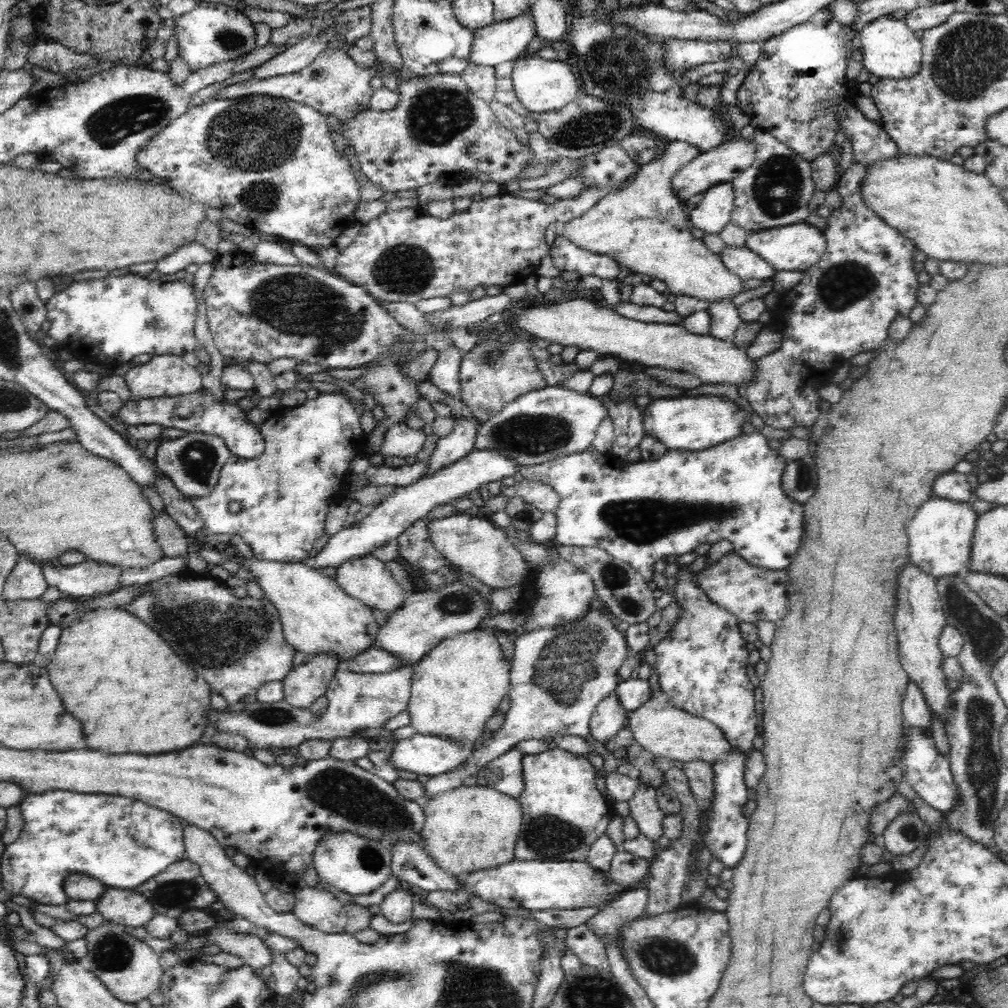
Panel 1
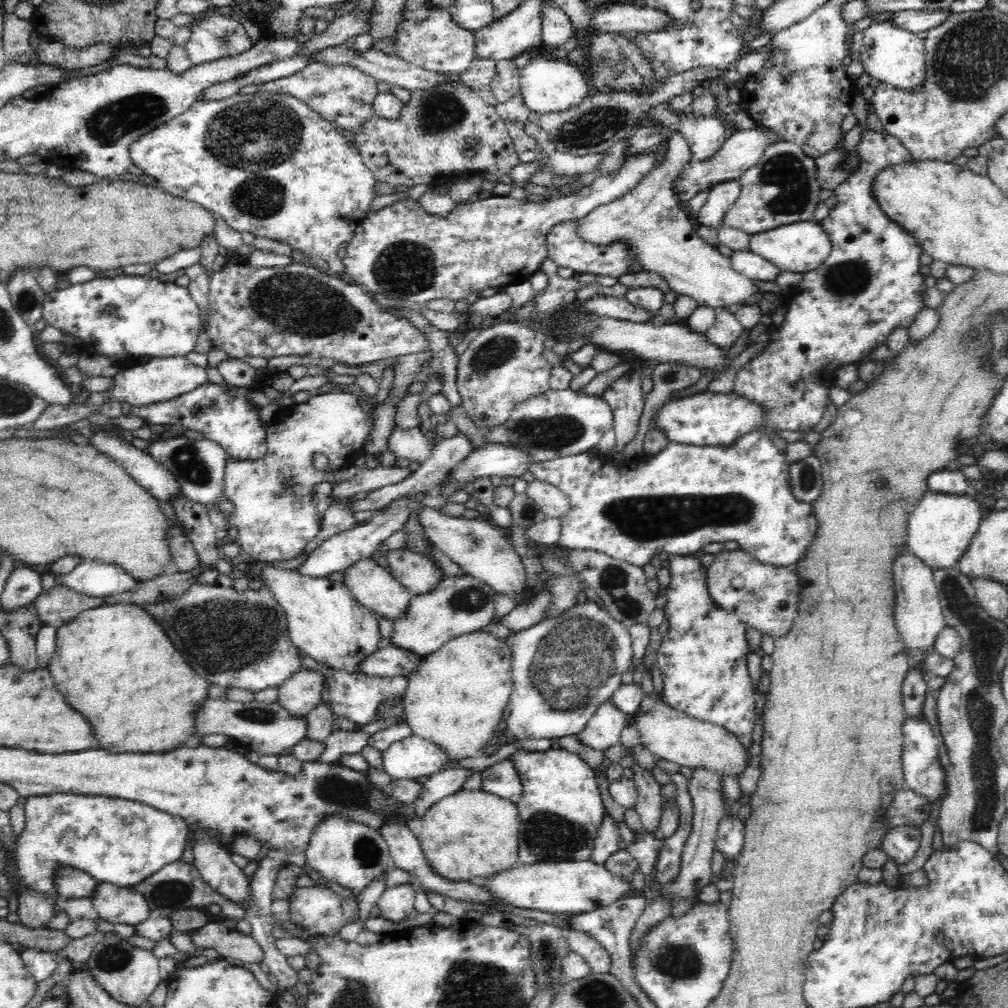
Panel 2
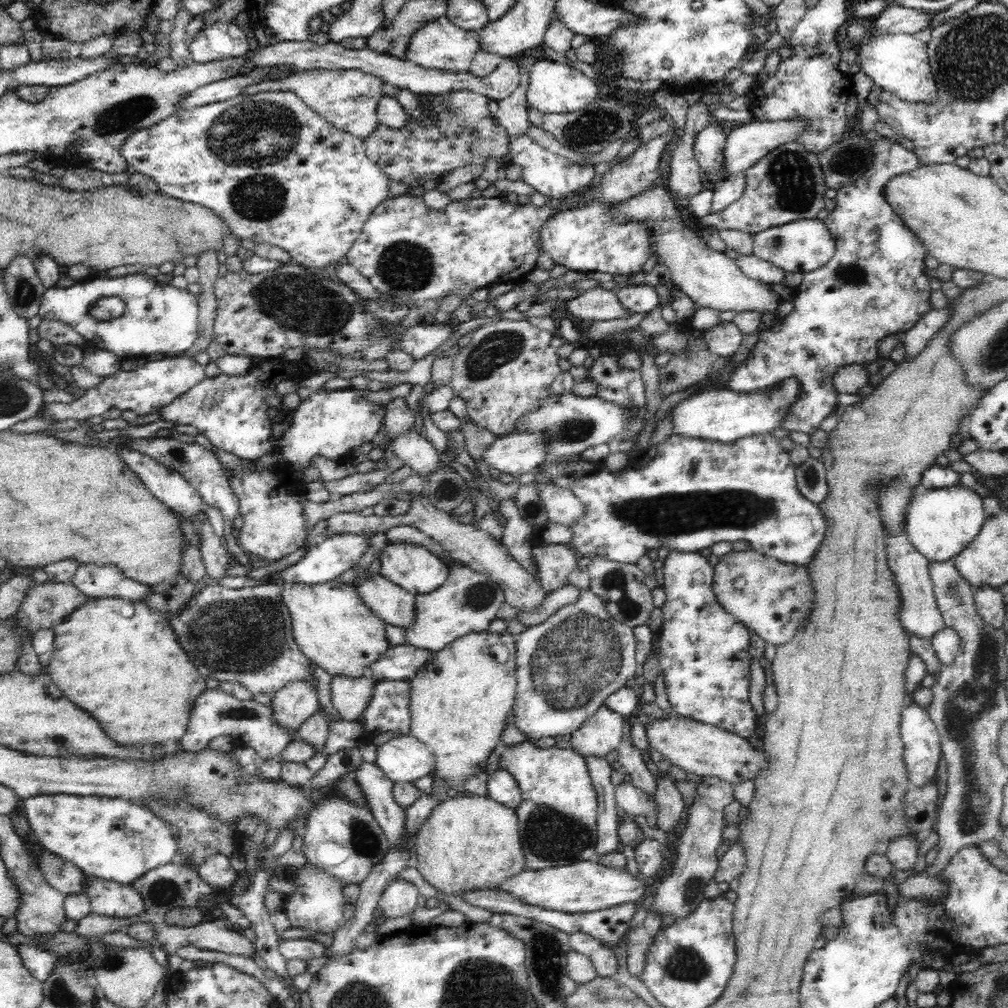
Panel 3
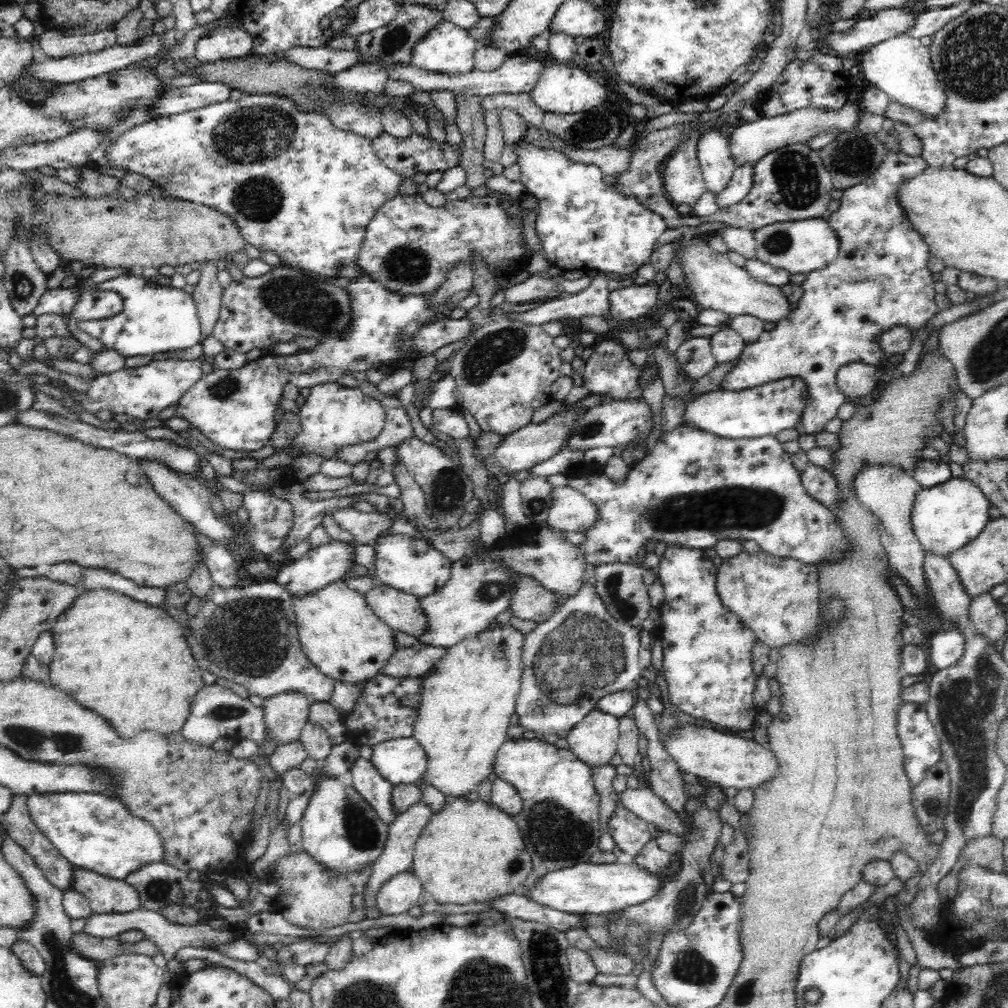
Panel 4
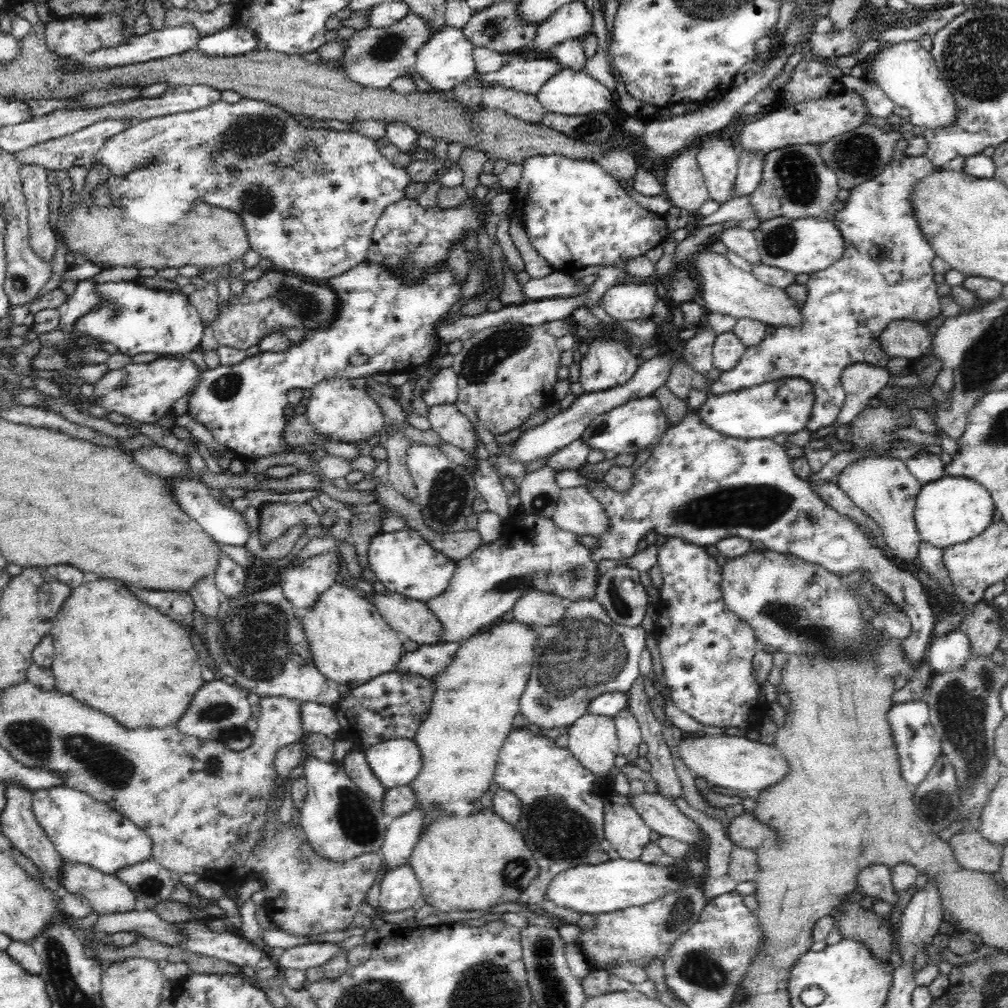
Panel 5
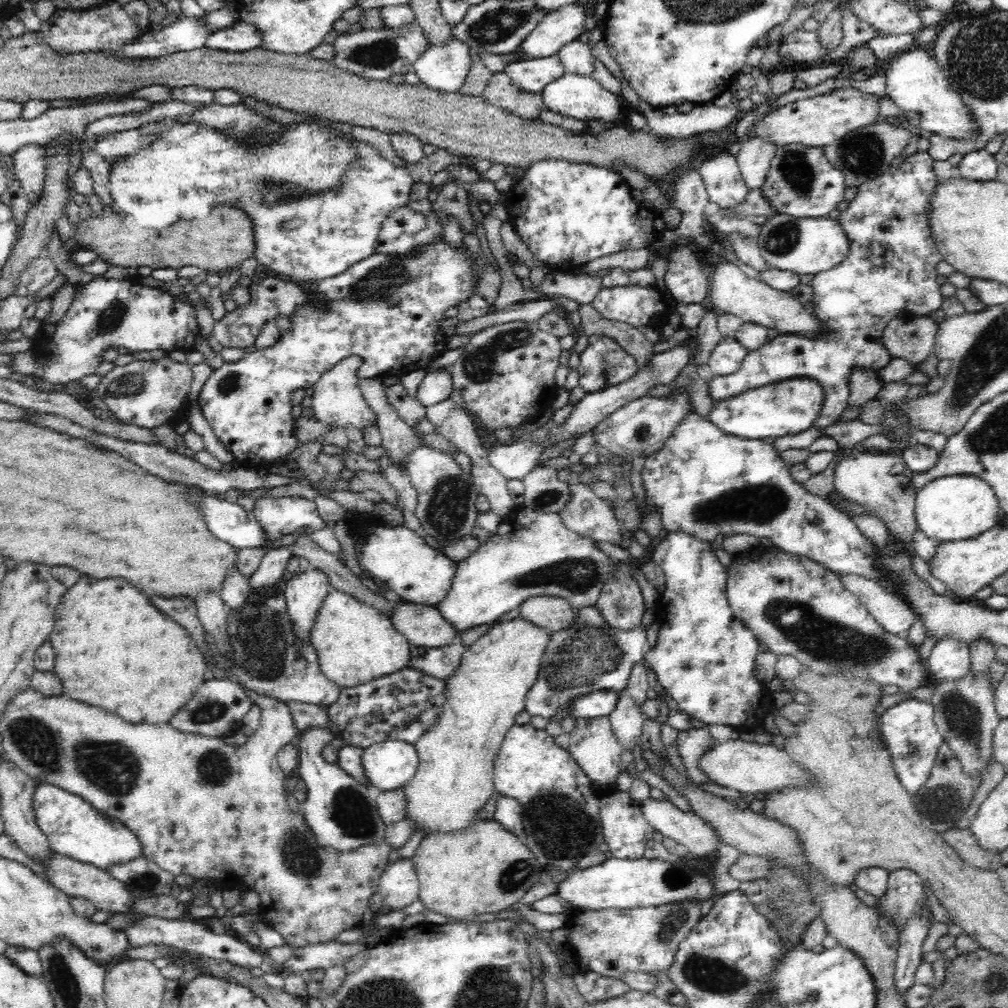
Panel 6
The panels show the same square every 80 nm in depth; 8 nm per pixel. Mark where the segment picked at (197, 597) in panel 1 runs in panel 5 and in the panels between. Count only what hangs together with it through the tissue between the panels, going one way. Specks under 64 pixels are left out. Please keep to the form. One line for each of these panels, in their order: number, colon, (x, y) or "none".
2: (233, 639)
3: (244, 635)
4: (248, 634)
5: (257, 641)

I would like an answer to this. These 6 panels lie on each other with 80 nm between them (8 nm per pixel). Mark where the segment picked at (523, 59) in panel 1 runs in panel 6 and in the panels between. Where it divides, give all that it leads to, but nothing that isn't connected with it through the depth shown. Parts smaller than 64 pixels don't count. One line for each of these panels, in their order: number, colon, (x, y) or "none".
2: (546, 85)
3: (554, 87)
4: (561, 88)
5: (568, 92)
6: (577, 96)

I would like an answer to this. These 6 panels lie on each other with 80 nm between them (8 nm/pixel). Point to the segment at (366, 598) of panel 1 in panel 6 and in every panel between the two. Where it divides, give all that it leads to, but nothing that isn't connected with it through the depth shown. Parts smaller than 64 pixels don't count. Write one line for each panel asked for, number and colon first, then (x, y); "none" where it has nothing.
2: (373, 586)
3: (393, 605)
4: (400, 611)
5: (411, 618)
6: (422, 625)

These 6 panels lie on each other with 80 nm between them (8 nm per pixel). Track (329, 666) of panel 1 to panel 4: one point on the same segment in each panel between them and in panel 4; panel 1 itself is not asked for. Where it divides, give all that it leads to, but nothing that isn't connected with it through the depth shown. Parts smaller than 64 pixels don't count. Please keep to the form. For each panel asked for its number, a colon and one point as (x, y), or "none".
2: (300, 692)
3: (297, 701)
4: (286, 713)

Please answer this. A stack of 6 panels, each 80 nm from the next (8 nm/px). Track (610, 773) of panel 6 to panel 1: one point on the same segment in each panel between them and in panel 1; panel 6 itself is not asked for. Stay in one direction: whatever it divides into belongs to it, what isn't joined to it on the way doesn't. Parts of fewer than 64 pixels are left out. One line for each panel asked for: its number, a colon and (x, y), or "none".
1: (609, 717)
2: (603, 729)
3: (601, 733)
4: (594, 740)
5: (592, 739)

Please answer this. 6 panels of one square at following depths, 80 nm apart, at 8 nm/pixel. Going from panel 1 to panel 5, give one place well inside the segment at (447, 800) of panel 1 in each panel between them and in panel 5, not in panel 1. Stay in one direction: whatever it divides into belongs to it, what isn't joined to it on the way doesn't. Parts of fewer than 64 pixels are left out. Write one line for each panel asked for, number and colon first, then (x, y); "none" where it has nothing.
2: (471, 834)
3: (469, 843)
4: (476, 855)
5: (473, 863)

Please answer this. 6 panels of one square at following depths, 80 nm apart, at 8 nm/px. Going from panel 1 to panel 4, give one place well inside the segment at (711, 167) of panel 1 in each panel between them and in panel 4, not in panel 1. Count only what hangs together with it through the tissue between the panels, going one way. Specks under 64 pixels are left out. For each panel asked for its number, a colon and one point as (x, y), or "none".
2: (741, 151)
3: (749, 142)
4: (750, 141)

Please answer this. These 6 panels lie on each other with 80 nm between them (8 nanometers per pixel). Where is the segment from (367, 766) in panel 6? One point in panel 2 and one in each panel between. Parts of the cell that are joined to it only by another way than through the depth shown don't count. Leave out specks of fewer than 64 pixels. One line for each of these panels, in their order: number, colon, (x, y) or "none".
2: (415, 758)
3: (403, 759)
4: (401, 760)
5: (396, 762)

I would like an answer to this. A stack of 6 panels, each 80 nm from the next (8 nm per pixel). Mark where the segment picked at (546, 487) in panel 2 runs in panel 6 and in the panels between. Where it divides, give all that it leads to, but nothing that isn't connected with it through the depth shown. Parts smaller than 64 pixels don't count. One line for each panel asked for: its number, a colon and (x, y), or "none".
3: (562, 506)
4: (570, 510)
5: (577, 511)
6: (586, 514)

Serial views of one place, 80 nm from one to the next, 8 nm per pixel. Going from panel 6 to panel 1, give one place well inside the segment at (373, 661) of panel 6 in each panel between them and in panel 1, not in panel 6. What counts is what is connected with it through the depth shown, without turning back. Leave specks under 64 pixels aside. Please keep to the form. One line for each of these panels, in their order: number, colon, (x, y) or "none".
1: (318, 617)
2: (325, 622)
3: (334, 629)
4: (338, 631)
5: (351, 643)

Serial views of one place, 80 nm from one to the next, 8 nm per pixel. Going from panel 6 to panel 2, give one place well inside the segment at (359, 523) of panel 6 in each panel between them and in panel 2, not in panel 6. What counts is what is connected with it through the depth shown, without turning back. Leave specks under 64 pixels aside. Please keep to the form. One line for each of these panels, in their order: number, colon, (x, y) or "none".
2: (417, 573)
3: (412, 567)
4: (413, 565)
5: (407, 564)

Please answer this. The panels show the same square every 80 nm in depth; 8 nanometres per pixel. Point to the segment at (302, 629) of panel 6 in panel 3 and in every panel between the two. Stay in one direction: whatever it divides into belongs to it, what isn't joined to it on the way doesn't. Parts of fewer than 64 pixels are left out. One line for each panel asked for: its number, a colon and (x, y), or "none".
3: (323, 562)
4: (316, 568)
5: (302, 585)

